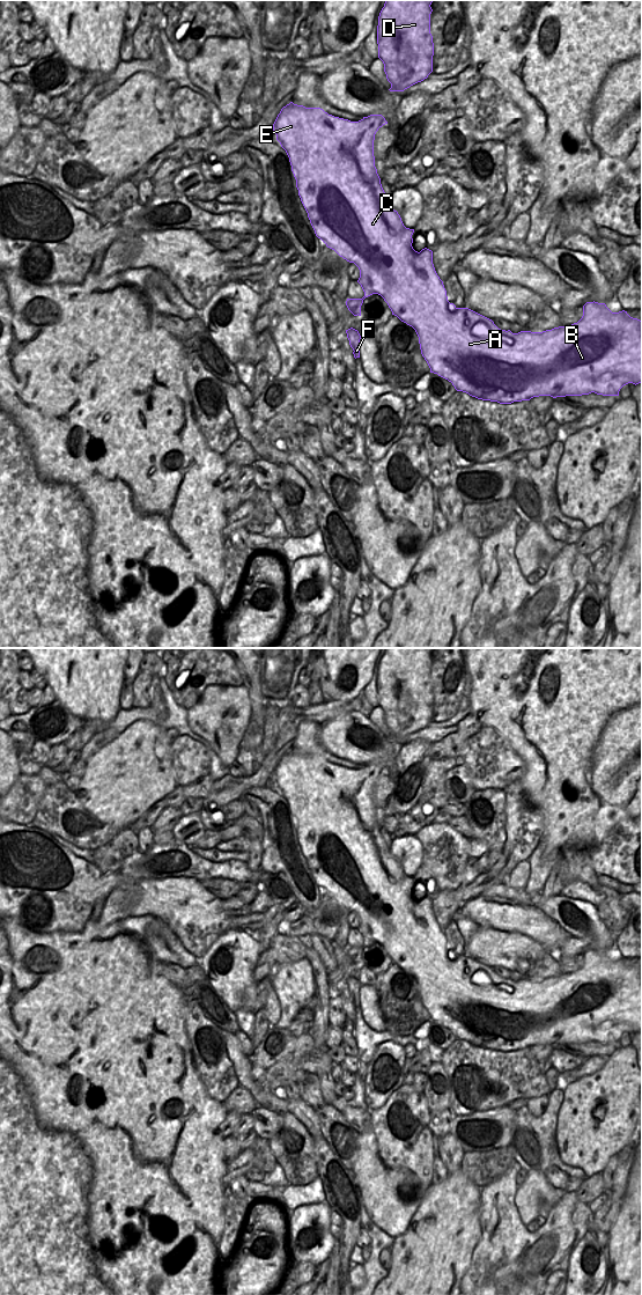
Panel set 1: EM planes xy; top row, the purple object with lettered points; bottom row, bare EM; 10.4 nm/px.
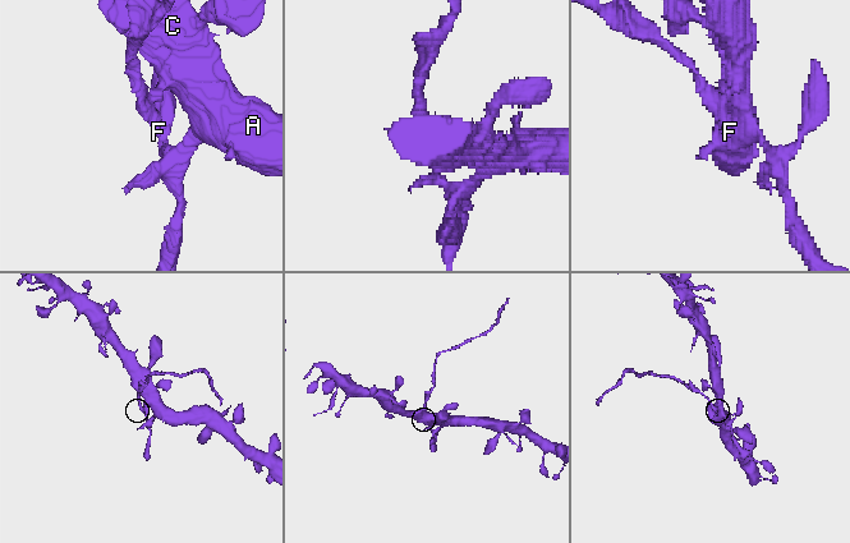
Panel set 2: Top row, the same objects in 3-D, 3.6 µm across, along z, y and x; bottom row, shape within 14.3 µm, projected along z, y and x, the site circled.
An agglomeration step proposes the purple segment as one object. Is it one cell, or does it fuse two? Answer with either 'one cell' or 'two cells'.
two cells

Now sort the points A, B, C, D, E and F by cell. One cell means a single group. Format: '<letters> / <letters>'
A B C D E / F

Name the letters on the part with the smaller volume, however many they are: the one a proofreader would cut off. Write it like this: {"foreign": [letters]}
{"foreign": ["F"]}

